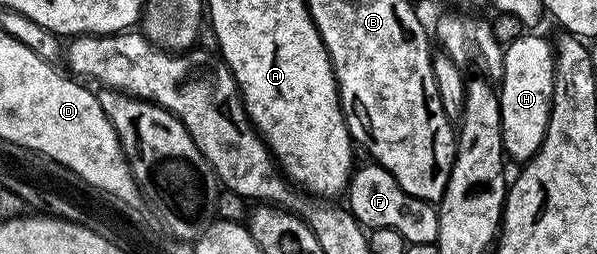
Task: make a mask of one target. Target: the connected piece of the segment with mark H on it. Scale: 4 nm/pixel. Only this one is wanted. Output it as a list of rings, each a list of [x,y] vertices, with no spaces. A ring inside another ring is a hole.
[[[524,34],[504,47],[503,85],[499,84],[497,91],[503,123],[503,146],[512,161],[526,162],[537,154],[549,122],[554,78],[555,50],[550,39]]]

